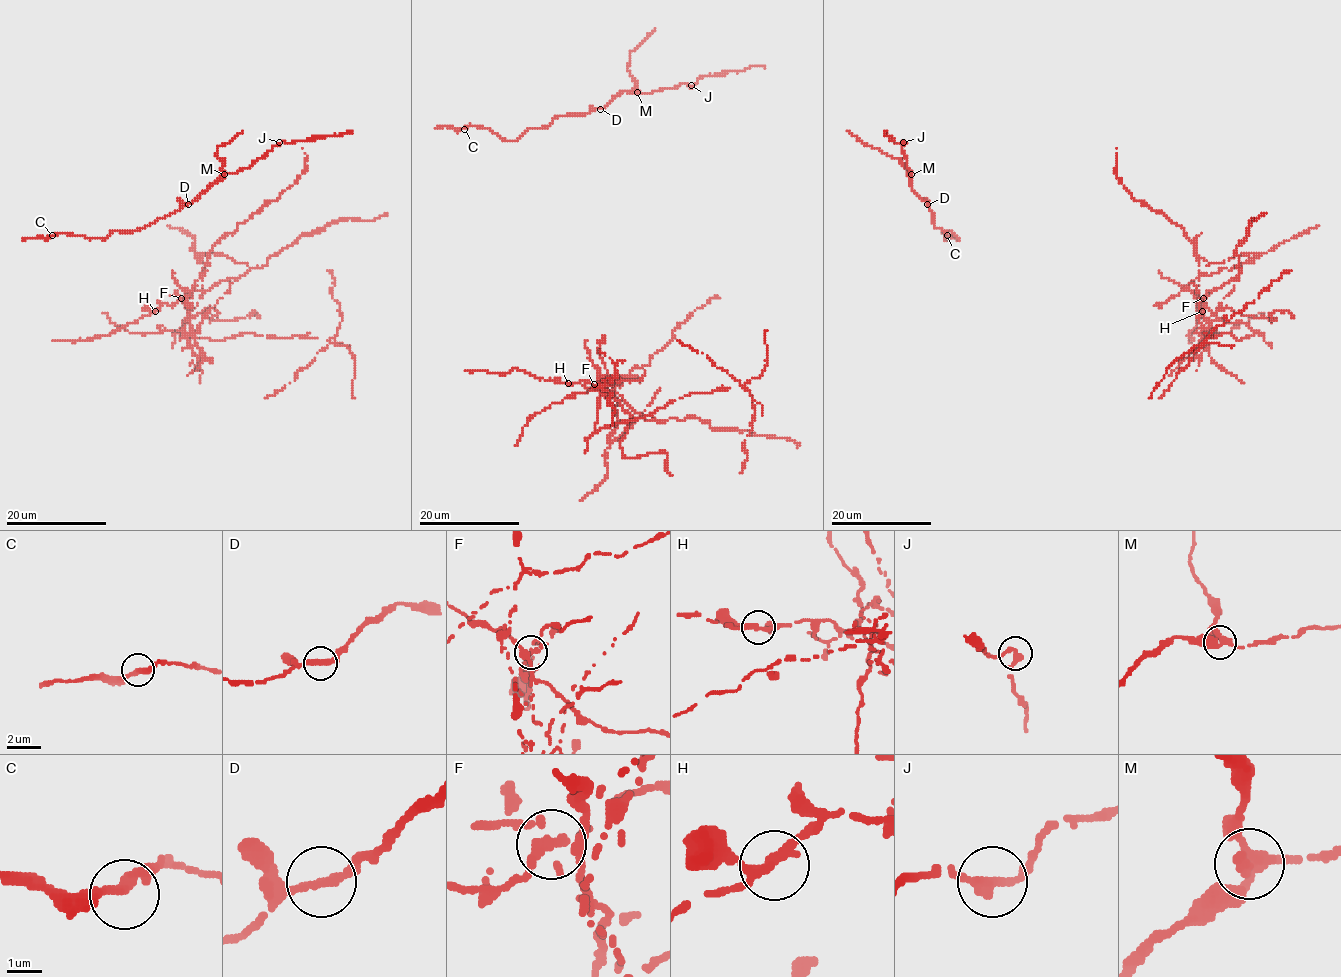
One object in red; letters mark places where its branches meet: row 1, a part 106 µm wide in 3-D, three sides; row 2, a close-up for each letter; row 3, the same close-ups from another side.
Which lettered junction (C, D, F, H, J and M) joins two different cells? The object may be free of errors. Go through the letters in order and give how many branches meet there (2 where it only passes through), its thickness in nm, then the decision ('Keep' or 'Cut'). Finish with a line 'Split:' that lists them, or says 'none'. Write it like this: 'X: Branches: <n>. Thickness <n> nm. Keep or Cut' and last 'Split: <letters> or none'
C: Branches: 2. Thickness 280 nm. Keep
D: Branches: 2. Thickness 280 nm. Keep
F: Branches: 3. Thickness 240 nm. Cut
H: Branches: 3. Thickness 240 nm. Keep
J: Branches: 2. Thickness 300 nm. Keep
M: Branches: 3. Thickness 280 nm. Keep
Split: F

